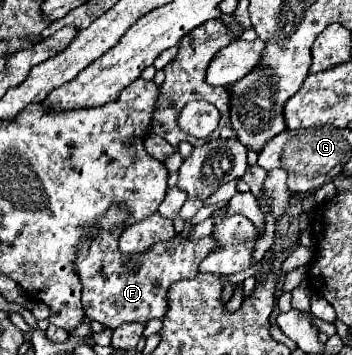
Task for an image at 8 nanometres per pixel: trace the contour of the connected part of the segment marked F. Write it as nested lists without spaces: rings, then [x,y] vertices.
[[[125,203],[111,205],[107,213],[97,223],[97,237],[81,239],[77,245],[77,263],[73,263],[75,273],[81,281],[81,303],[85,315],[91,321],[99,321],[105,327],[117,329],[123,323],[147,323],[151,319],[163,317],[169,309],[167,301],[153,301],[153,293],[159,299],[165,299],[169,287],[181,279],[193,279],[199,273],[199,263],[213,251],[217,251],[217,241],[207,235],[203,239],[181,237],[179,233],[163,243],[155,243],[145,253],[123,255],[117,247],[119,235],[125,229],[129,211]]]

